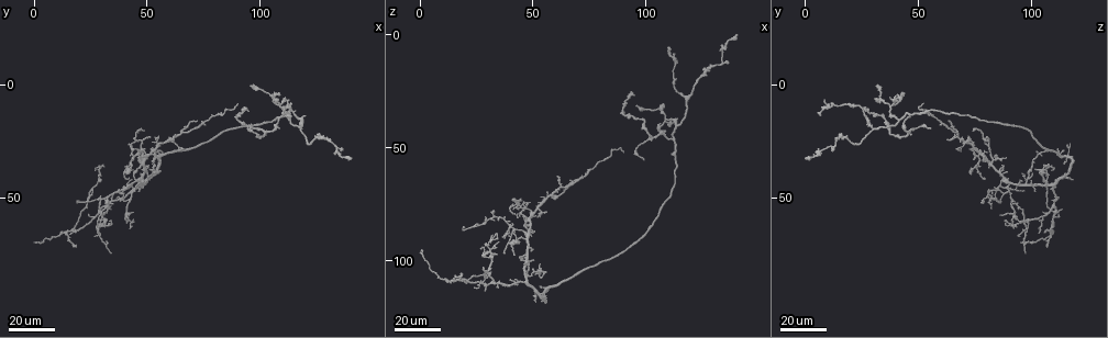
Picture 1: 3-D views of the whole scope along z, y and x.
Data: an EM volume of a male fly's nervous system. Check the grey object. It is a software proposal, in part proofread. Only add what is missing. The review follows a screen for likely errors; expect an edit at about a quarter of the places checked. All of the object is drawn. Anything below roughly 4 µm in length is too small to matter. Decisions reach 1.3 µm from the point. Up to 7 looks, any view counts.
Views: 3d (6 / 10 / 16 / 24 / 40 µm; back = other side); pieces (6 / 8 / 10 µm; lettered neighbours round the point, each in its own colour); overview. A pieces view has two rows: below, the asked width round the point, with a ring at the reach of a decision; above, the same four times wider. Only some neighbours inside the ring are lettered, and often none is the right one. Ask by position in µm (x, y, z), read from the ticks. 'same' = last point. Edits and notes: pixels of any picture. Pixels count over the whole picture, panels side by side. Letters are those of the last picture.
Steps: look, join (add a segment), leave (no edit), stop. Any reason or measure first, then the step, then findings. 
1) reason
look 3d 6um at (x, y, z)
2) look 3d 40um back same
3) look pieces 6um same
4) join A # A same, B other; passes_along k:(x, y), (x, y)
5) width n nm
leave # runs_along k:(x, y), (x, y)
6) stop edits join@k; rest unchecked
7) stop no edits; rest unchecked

tapers out
look 3d 40um at (72, 17, 64)

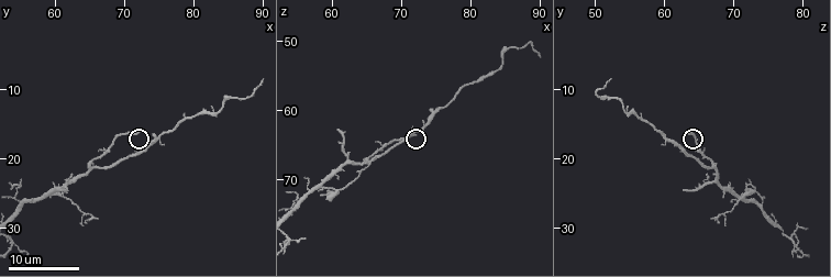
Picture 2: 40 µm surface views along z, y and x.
look pieces 10um at (72.0, 16.0, 63.5)

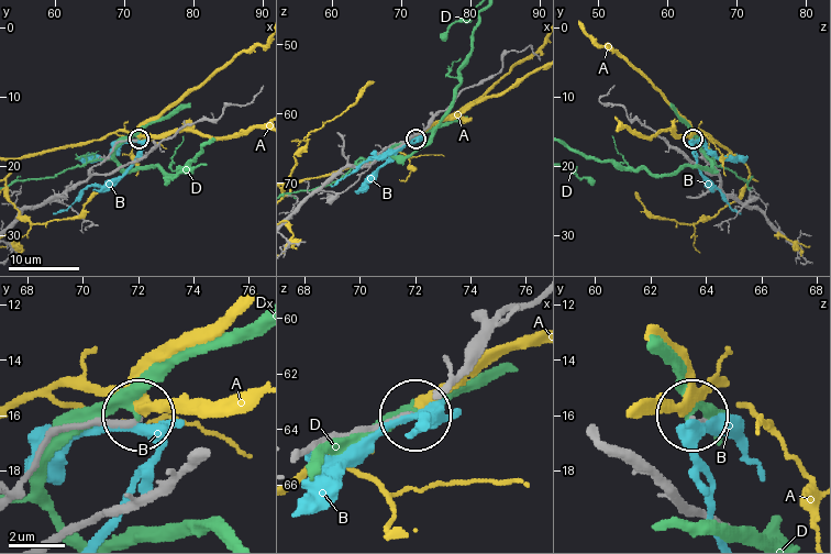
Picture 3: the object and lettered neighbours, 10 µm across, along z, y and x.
leave # A other, B other, D other; runs_along 3:(296, 456), (346, 432), (414, 418); none of them fits

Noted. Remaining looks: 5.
tapers out
look 3d 24um at (52, 34, 81)

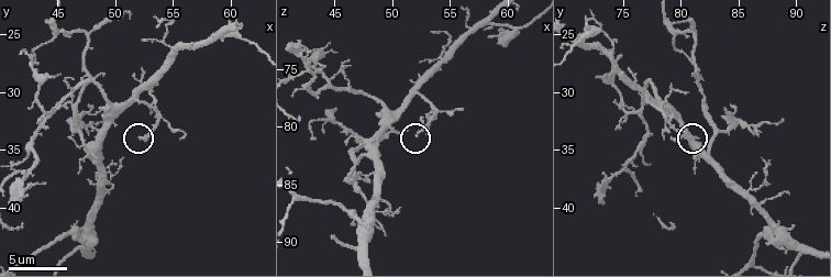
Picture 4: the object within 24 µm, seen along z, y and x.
look pieces 6um at (52.4, 34.0, 80.8)

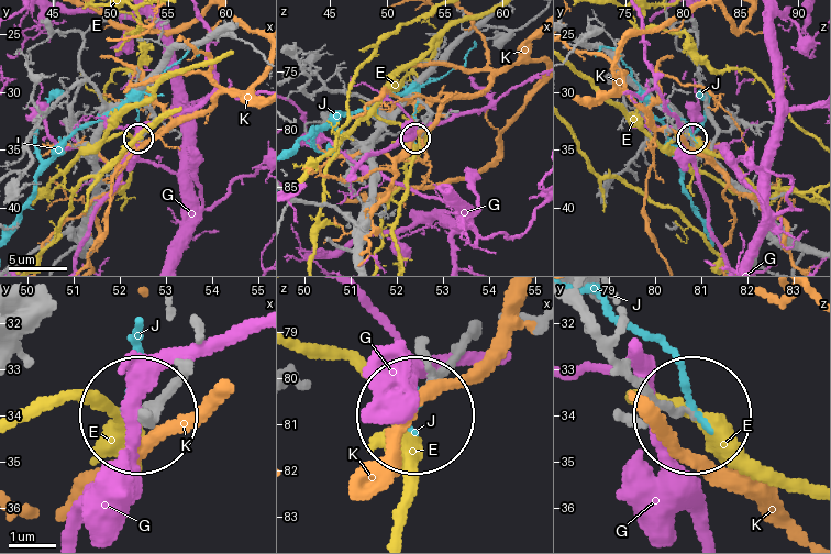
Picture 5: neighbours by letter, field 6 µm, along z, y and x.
leave # E other, G other, J other, K other; runs_along 5:(573, 305), (675, 408); no lettered segment goes on from it

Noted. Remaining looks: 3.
thick end
look 3d 24um at (136, 29, 13)

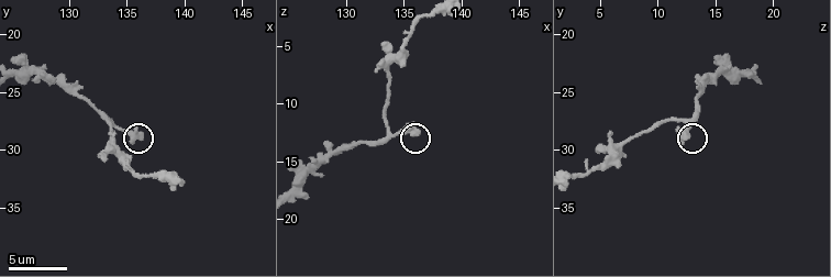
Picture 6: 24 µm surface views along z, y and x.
what lies round it
look pieces 10um at (136.2, 28.8, 12.2)

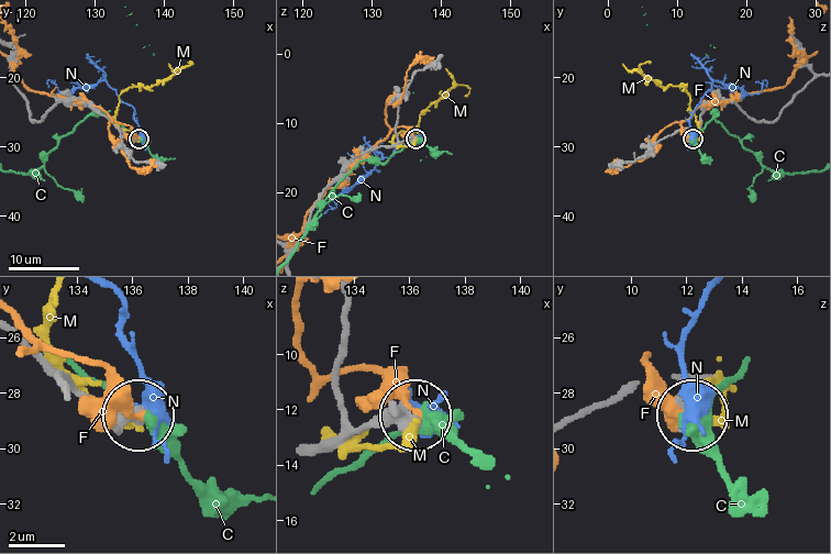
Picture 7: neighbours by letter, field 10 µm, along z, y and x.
width 340 nm
leave # C other, F other, M other, N other; runs_along 7:(312, 450), (341, 444), (383, 421), (416, 417); none of them fits

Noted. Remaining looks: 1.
stop no edits; rest unchecked

